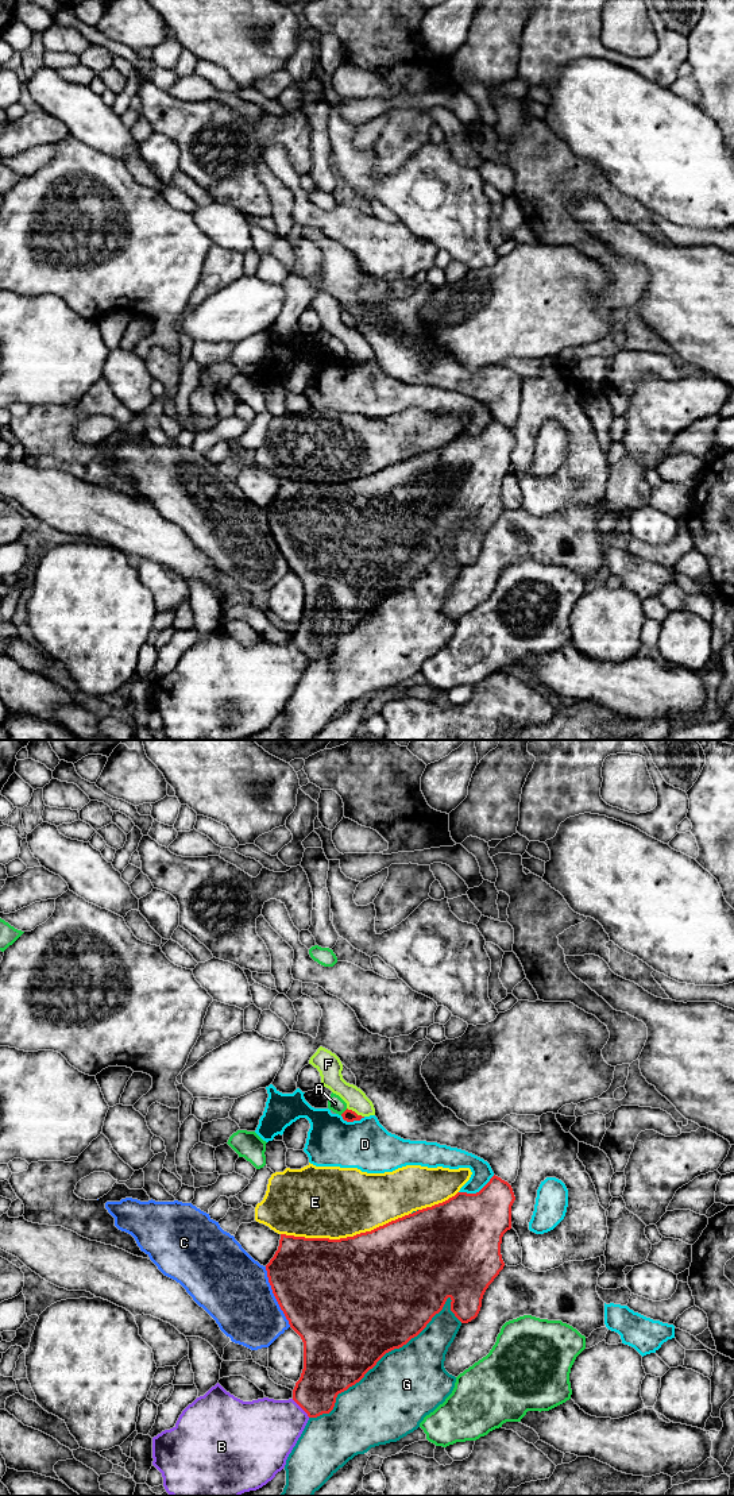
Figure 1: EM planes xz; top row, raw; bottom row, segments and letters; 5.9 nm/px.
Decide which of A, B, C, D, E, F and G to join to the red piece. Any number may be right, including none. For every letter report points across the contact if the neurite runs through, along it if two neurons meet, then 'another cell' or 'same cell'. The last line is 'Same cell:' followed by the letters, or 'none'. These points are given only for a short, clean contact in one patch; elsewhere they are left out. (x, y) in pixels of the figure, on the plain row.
A: another cell
B: another cell
C: another cell
D: another cell
E: another cell
F: runs through xz (348, 359), (354, 355), (356, 344); same cell
G: another cell
Same cell: F

